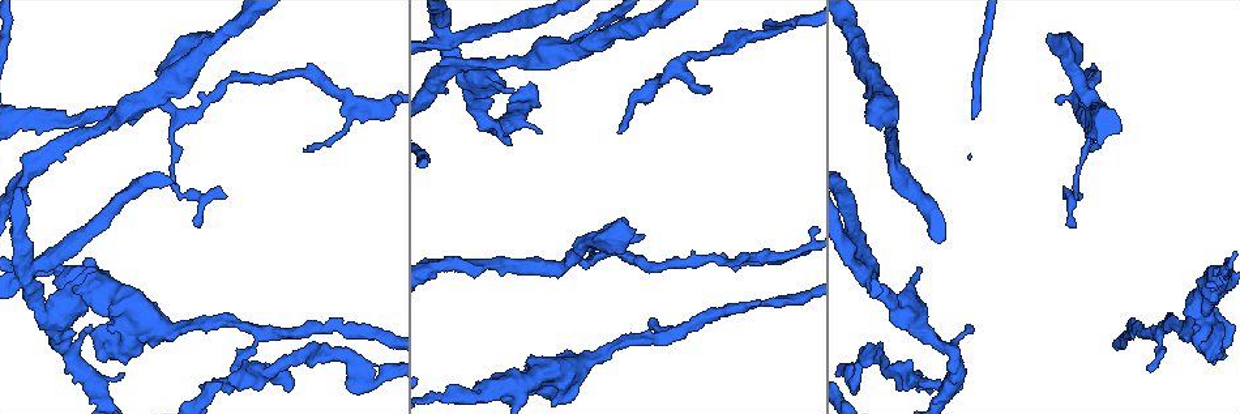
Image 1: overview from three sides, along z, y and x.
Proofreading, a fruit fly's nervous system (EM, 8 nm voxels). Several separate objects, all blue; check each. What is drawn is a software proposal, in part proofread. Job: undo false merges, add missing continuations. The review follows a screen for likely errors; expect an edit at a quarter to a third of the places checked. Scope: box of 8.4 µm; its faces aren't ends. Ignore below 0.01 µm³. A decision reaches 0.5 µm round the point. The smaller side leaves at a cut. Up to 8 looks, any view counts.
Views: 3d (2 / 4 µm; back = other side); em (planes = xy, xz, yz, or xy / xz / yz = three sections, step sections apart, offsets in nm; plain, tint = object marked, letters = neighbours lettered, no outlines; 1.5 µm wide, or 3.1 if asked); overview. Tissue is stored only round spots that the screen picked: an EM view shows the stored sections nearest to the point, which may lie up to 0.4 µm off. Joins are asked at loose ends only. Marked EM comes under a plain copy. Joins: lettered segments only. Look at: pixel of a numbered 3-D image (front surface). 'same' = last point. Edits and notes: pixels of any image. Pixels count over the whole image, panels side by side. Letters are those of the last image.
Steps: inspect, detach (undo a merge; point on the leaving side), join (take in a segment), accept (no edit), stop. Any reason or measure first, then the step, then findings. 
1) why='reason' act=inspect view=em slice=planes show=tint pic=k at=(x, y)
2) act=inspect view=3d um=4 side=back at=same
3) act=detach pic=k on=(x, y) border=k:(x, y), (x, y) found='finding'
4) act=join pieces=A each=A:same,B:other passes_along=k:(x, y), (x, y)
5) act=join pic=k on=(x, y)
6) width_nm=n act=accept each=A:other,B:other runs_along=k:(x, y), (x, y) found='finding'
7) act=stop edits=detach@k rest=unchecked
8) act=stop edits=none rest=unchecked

why='an open end' act=inspect view=em slice=planes show=letters pic=1 at=(201, 388)

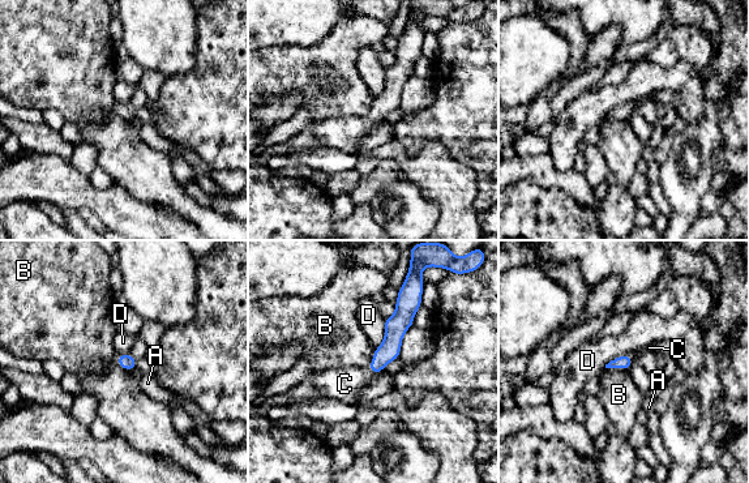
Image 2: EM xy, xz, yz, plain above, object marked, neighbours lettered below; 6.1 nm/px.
act=join pieces=C each=A:other,B:other,C:same,D:other passes_along=2:(389, 350), (371, 370), (345, 384) found='the neuron continues'

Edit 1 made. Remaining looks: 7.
why='four or more arms meet' act=inspect view=em slice=planes show=letters pic=1 at=(443, 39)

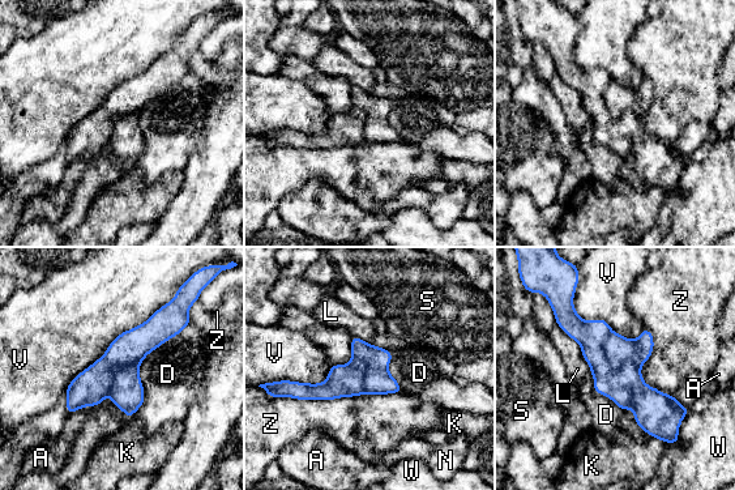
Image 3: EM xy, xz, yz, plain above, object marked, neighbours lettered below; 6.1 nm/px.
act=detach pic=3 on=(619, 349) each=A:other,D:other,K:other,L:other,N:other,S:other,V:other,W:other,Z:other border=3:(610, 331), (610, 365), (639, 370) found='a second neuron is stuck on'

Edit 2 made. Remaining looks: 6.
why='see it whole again' act=inspect view=overview

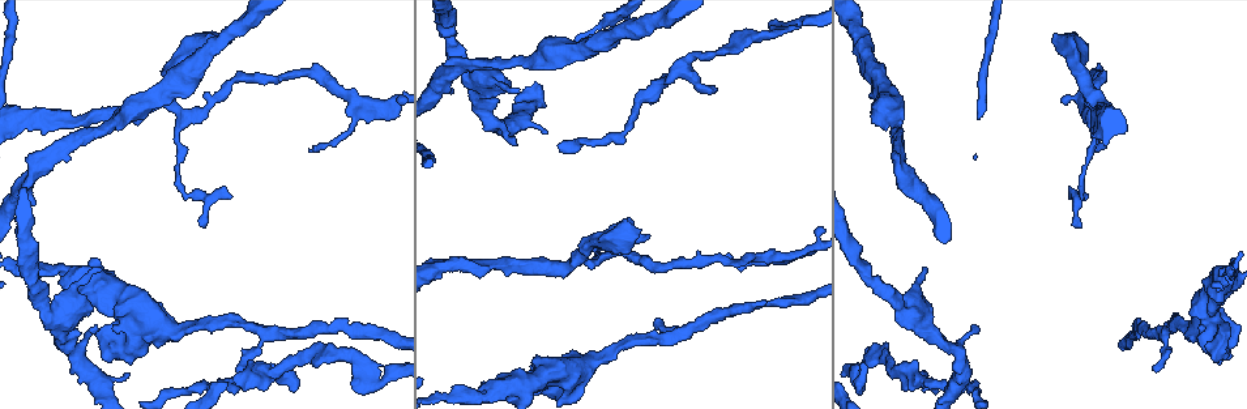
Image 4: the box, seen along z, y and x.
why='calibre changes' act=inspect view=em slice=planes show=letters pic=4 at=(536, 58)

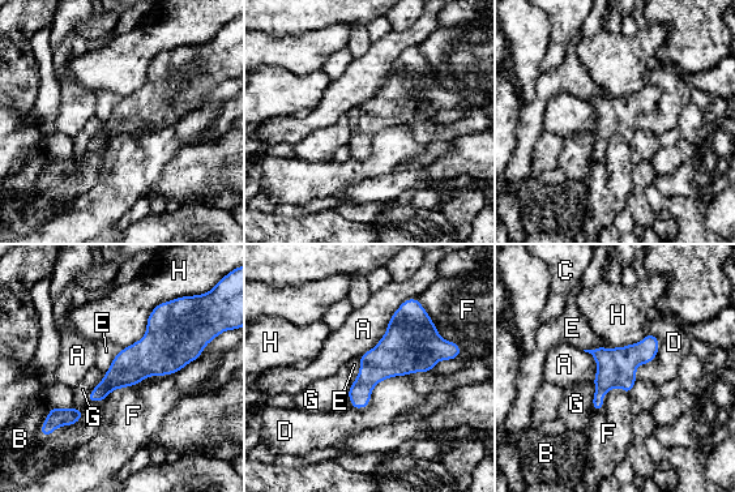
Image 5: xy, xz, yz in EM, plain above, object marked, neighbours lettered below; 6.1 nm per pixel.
act=accept each=A:other,B:other,C:other,D:other,E:other,F:other,G:other,H:other border=5:(612, 347), (584, 350) found='one neuron here'

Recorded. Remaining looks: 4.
act=stop edits=join@2,detach@3 rest=unchecked

